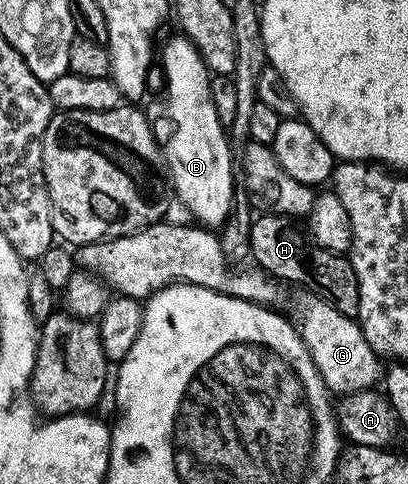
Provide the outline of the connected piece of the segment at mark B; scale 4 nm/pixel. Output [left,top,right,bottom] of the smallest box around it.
[161,33,237,229]

